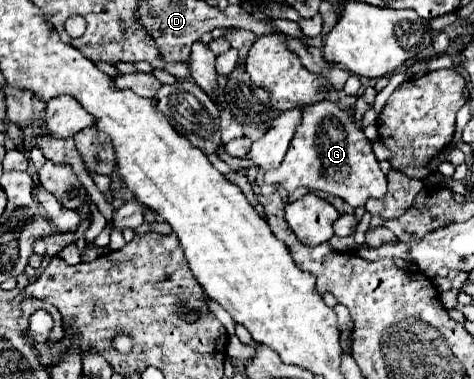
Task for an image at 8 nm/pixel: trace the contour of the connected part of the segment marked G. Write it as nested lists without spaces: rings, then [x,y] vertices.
[[[319,101],[301,109],[301,127],[297,127],[281,167],[265,173],[265,183],[279,183],[285,191],[295,191],[297,187],[325,191],[341,197],[351,207],[363,207],[367,199],[379,199],[387,193],[387,179],[371,149],[371,141],[355,125],[353,115],[331,101]]]

